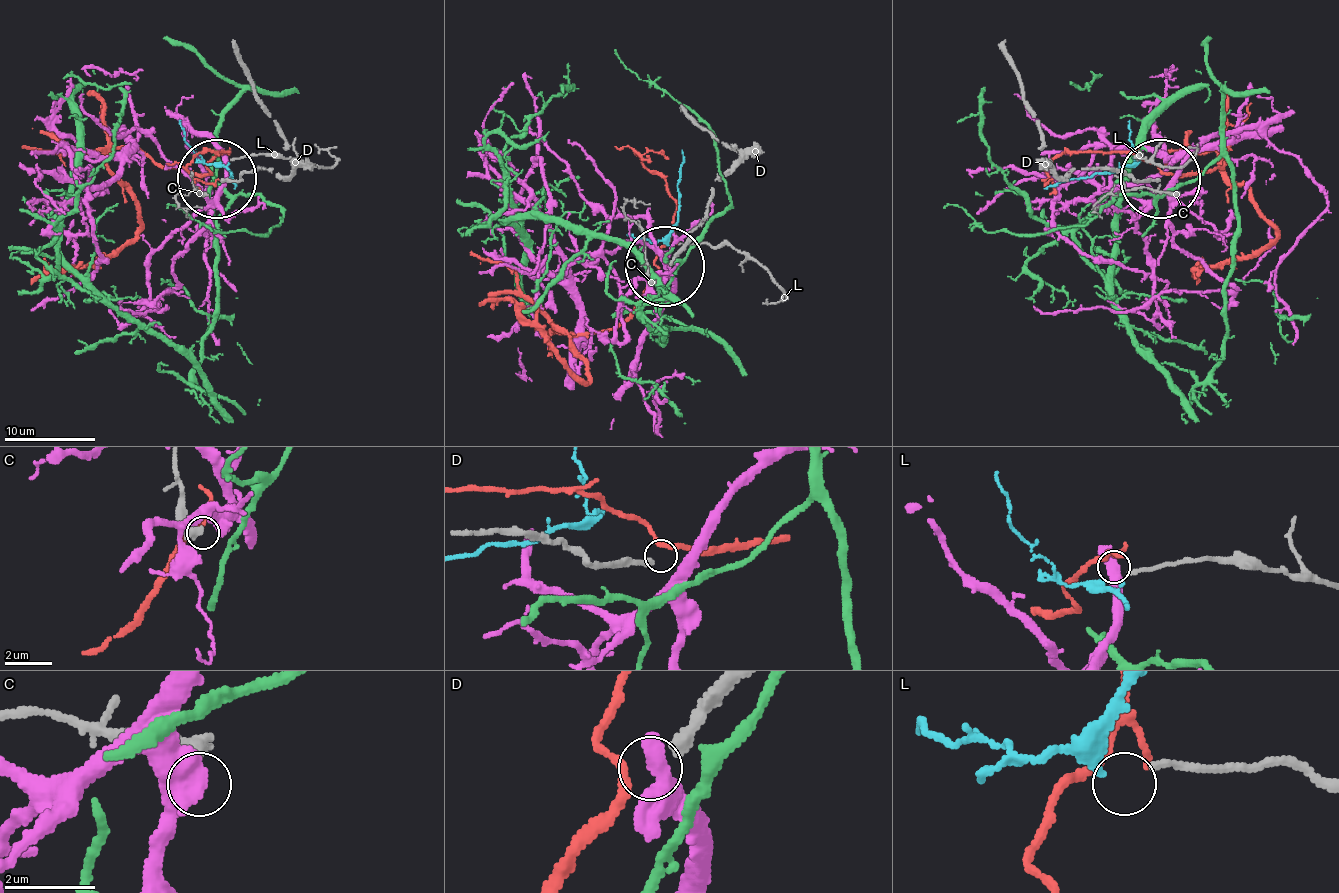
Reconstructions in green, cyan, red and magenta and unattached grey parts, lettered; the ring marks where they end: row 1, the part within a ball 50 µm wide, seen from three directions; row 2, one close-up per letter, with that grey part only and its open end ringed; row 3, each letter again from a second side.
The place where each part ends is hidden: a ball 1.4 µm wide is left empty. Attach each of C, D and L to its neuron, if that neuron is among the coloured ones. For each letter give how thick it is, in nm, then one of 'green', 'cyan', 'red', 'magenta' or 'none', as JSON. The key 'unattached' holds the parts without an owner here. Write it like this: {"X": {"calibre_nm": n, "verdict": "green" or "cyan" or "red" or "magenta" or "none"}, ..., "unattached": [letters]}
{"C": {"calibre_nm": 440, "verdict": "none"}, "D": {"calibre_nm": 280, "verdict": "red"}, "L": {"calibre_nm": 150, "verdict": "cyan"}, "unattached": ["C"]}

